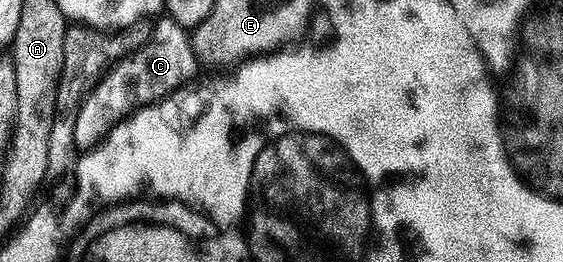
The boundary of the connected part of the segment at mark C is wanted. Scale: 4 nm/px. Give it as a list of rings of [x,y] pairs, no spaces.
[[[161,16],[153,24],[152,34],[147,43],[138,46],[127,57],[109,65],[99,81],[84,96],[78,119],[74,119],[74,143],[77,150],[92,149],[117,122],[131,116],[144,105],[152,105],[173,90],[189,84],[197,76],[196,65],[198,66],[198,58],[192,46],[189,30],[179,25],[172,17]]]

